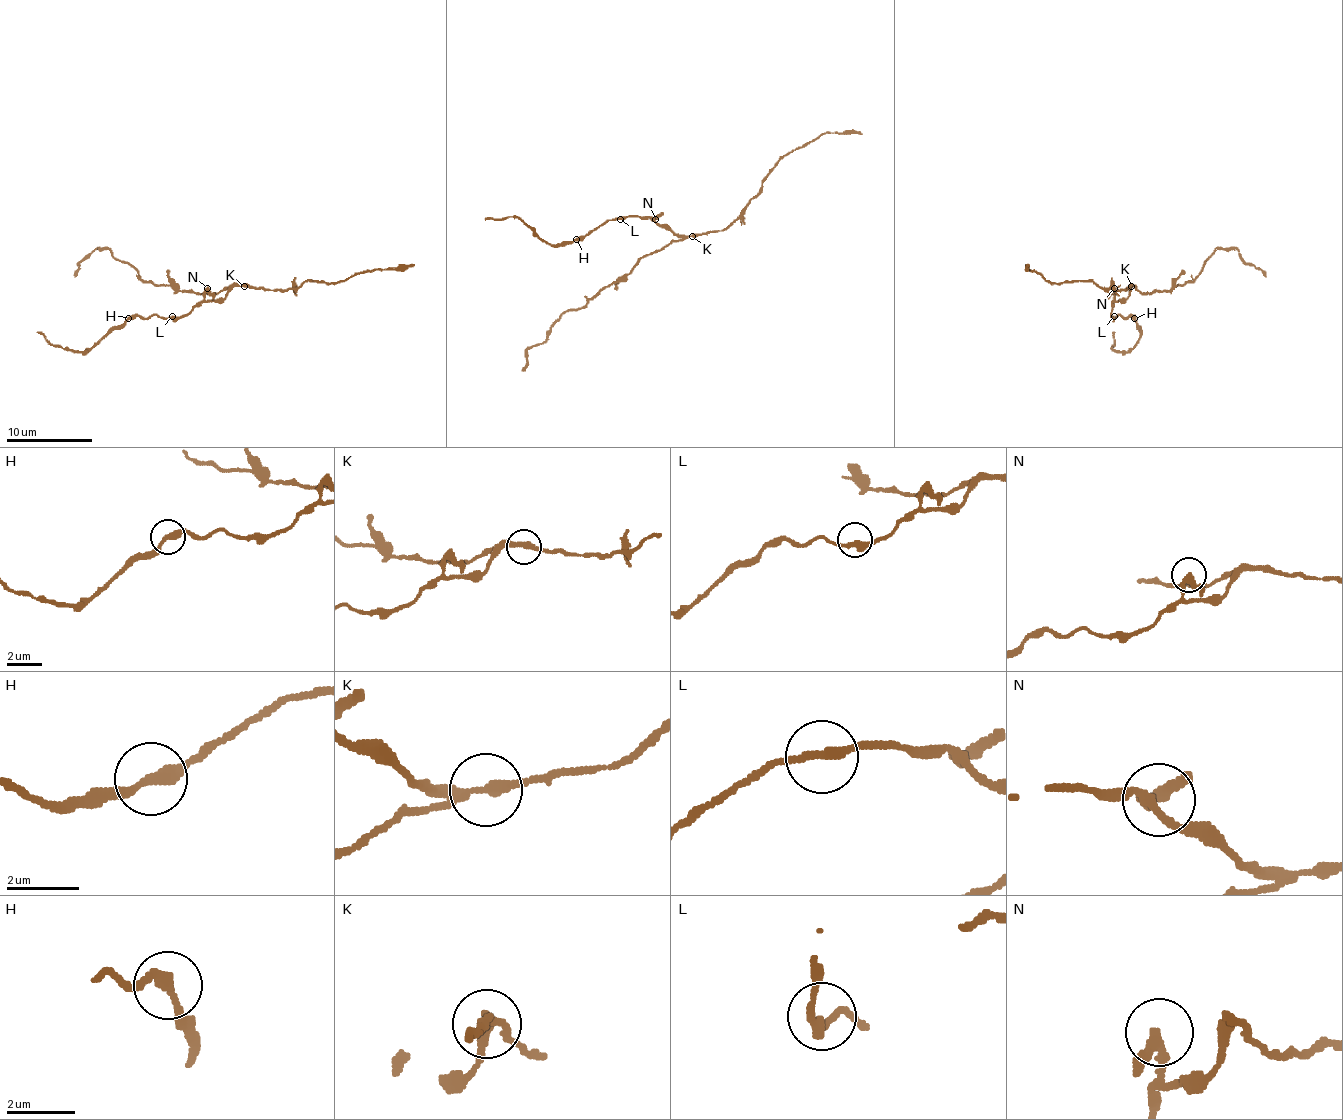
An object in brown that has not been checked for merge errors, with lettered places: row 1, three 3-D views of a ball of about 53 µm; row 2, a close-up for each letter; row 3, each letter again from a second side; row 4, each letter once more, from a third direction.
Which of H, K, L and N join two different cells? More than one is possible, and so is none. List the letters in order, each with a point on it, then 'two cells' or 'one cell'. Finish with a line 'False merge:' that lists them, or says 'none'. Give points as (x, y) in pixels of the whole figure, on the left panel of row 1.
H: at (128, 318); one cell
K: at (244, 286); two cells
L: at (172, 316); one cell
N: at (207, 288); one cell
False merge: K

